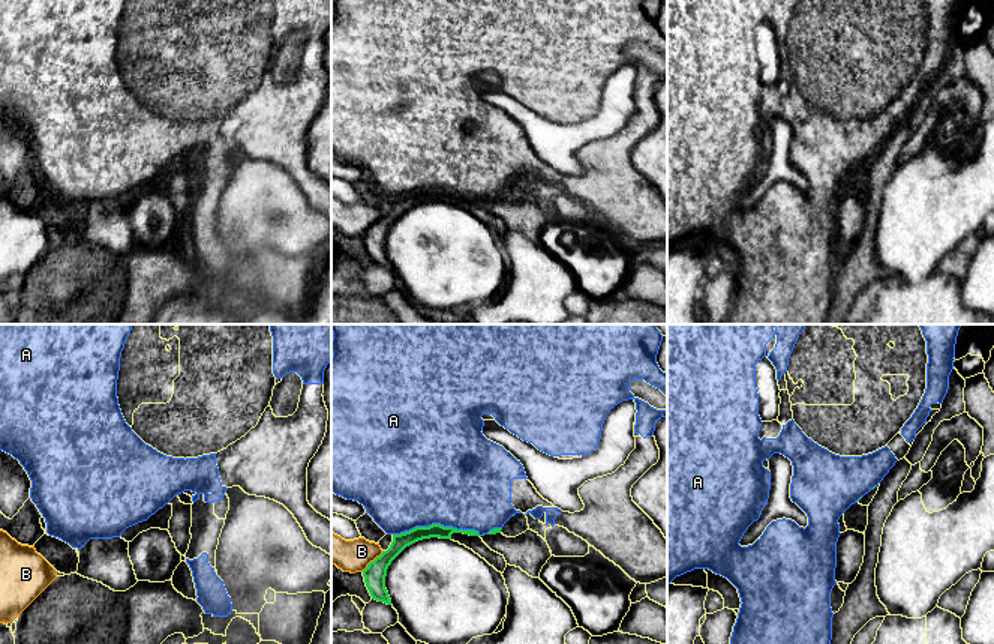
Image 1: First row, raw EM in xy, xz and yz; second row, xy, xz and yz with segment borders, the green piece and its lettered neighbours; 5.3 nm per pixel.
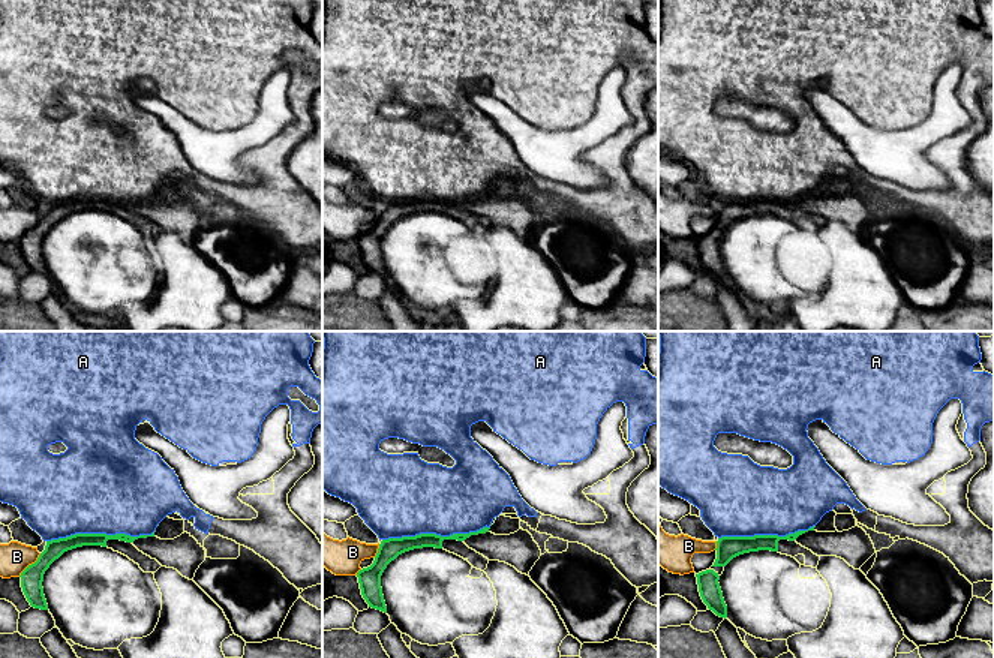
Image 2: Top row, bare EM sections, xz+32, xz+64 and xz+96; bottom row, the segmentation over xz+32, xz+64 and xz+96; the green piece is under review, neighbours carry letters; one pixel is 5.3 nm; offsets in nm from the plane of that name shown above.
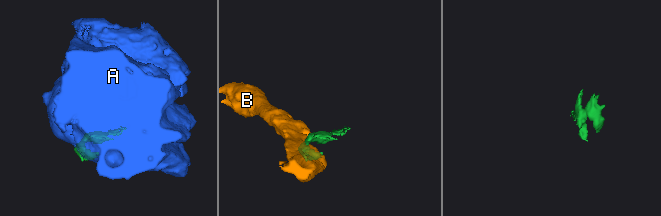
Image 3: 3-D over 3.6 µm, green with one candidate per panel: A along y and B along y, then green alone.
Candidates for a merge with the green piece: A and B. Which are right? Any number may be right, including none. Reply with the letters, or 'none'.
none

